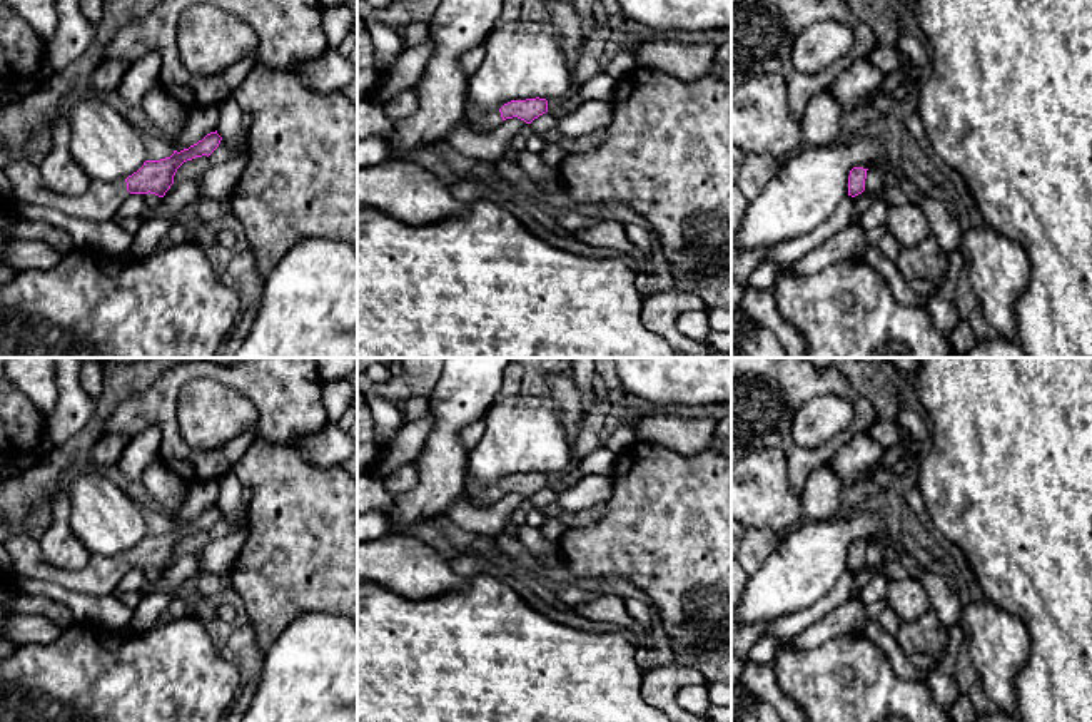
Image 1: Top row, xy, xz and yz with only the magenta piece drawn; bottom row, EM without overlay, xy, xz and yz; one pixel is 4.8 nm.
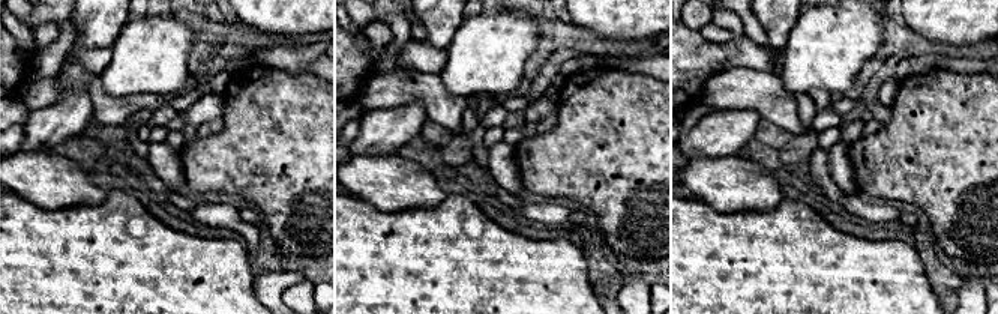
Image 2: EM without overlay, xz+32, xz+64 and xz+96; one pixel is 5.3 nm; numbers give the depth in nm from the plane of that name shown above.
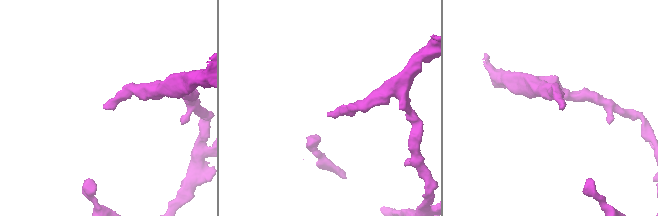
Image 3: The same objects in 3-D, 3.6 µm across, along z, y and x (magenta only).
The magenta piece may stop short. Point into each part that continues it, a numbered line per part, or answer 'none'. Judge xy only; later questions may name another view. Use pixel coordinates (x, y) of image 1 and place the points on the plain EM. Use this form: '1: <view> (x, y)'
1: xy (101, 575)

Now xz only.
1: xz (488, 497)

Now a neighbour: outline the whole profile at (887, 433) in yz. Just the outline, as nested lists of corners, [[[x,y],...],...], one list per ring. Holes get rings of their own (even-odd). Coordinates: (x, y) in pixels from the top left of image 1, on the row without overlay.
[[[877,419],[870,428],[868,433],[885,451],[892,450],[900,441],[902,423],[895,419]]]

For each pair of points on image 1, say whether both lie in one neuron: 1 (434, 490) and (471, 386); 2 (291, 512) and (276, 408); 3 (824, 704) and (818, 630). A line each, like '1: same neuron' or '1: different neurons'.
1: same neuron
2: different neurons
3: different neurons

